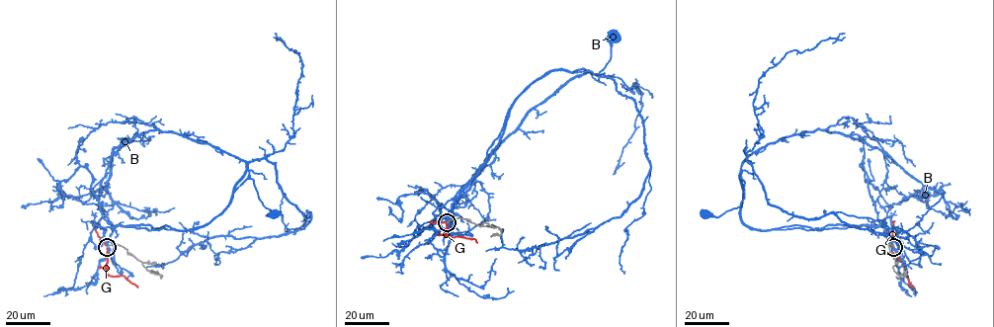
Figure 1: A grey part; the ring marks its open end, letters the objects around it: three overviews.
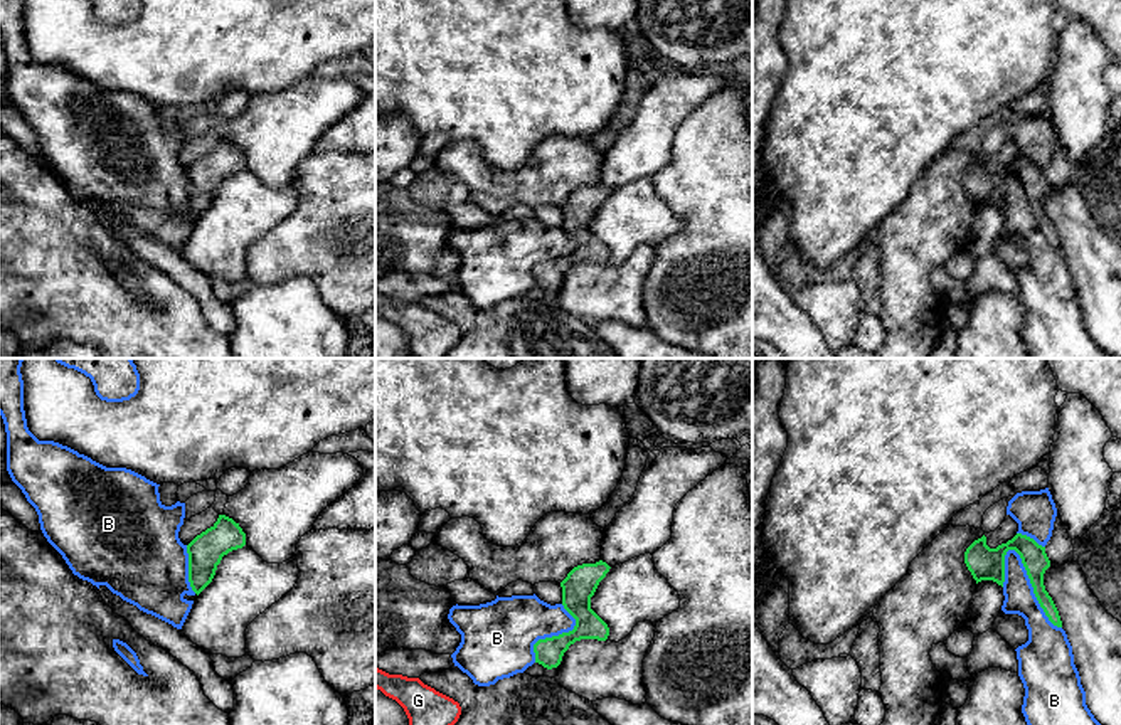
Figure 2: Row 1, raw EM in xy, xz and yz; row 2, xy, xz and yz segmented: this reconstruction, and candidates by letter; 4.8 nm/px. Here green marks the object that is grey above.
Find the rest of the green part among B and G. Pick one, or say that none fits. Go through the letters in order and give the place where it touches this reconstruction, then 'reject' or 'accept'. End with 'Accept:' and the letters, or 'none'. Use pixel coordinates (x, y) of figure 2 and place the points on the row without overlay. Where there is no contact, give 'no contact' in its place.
B: meets green in yz at (1034, 212); reject
G: no contact; accept
Accept: G

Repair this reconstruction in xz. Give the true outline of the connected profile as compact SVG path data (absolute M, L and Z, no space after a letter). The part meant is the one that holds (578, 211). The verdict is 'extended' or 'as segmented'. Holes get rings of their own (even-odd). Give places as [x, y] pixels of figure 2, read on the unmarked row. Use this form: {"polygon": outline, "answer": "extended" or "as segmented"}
{"polygon": "M603 183L596 187L582 187L574 190L560 205L562 229L576 242L576 249L569 256L539 262L534 267L535 286L547 293L557 291L564 276L571 267L581 262L606 264L609 259L608 247L591 232L591 220L599 205L609 195L609 188Z", "answer": "as segmented"}

